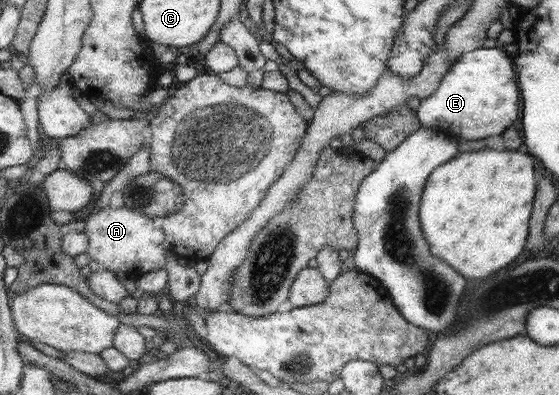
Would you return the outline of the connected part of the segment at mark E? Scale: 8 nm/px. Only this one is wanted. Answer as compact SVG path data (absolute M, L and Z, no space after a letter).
M499 44L492 45L491 48L482 46L480 49L463 53L457 57L447 75L440 82L439 88L430 97L421 100L417 116L421 125L426 129L438 129L458 141L478 141L478 139L502 135L510 127L510 123L514 123L518 119L518 99L520 99L518 81L516 81L516 73L514 73L514 67L512 67L512 61L508 59L508 55L504 53Z

